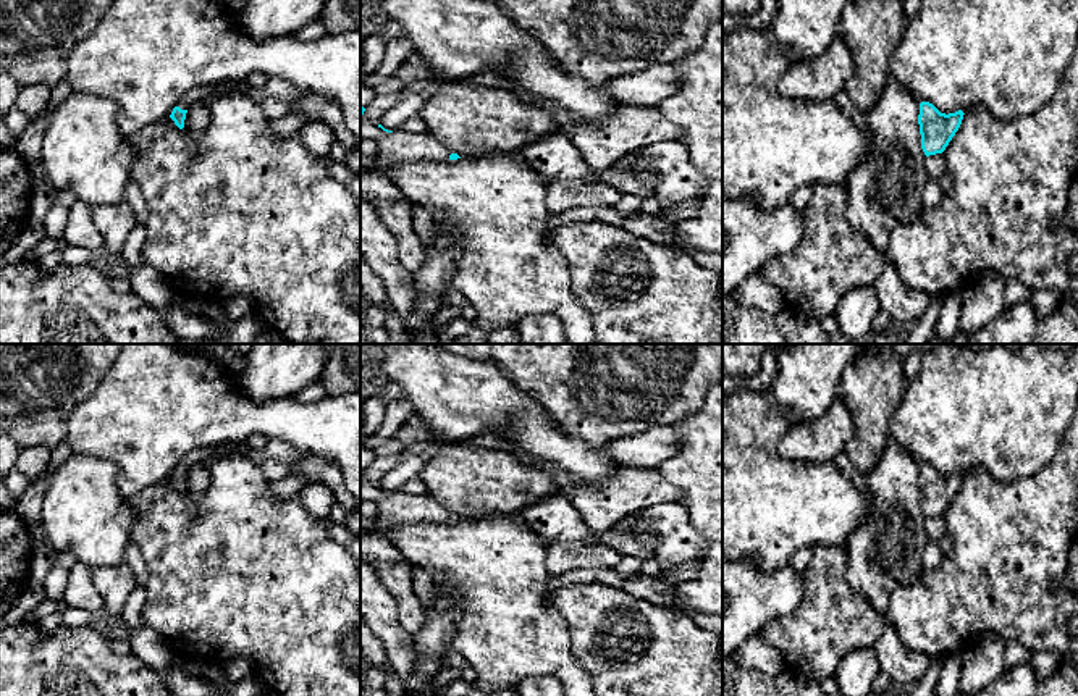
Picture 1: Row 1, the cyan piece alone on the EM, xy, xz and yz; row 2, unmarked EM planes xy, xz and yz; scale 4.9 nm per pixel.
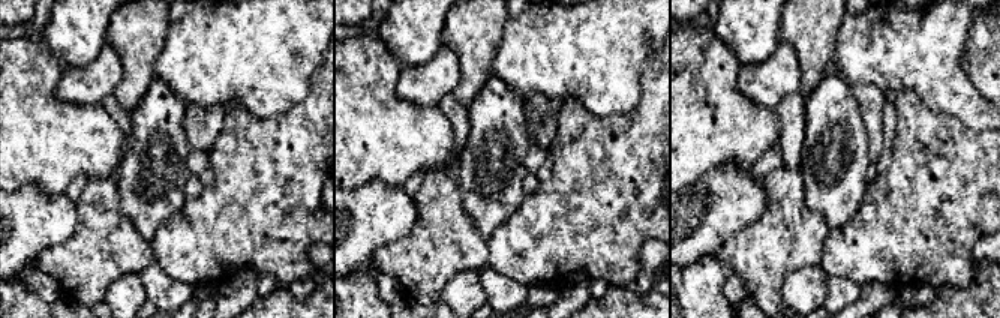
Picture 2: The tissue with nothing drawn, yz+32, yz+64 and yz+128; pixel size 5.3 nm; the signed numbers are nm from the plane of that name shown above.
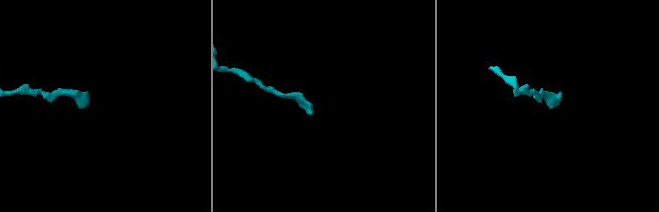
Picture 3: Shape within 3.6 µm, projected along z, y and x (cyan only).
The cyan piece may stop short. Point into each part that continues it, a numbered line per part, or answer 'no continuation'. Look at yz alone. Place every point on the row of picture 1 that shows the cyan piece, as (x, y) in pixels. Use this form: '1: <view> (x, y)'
no continuation

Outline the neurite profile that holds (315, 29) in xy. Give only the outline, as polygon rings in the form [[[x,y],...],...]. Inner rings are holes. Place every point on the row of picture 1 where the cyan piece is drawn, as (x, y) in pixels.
[[[312,21],[302,27],[299,27],[293,36],[299,40],[310,42],[323,37],[326,34],[326,29],[323,23]]]

